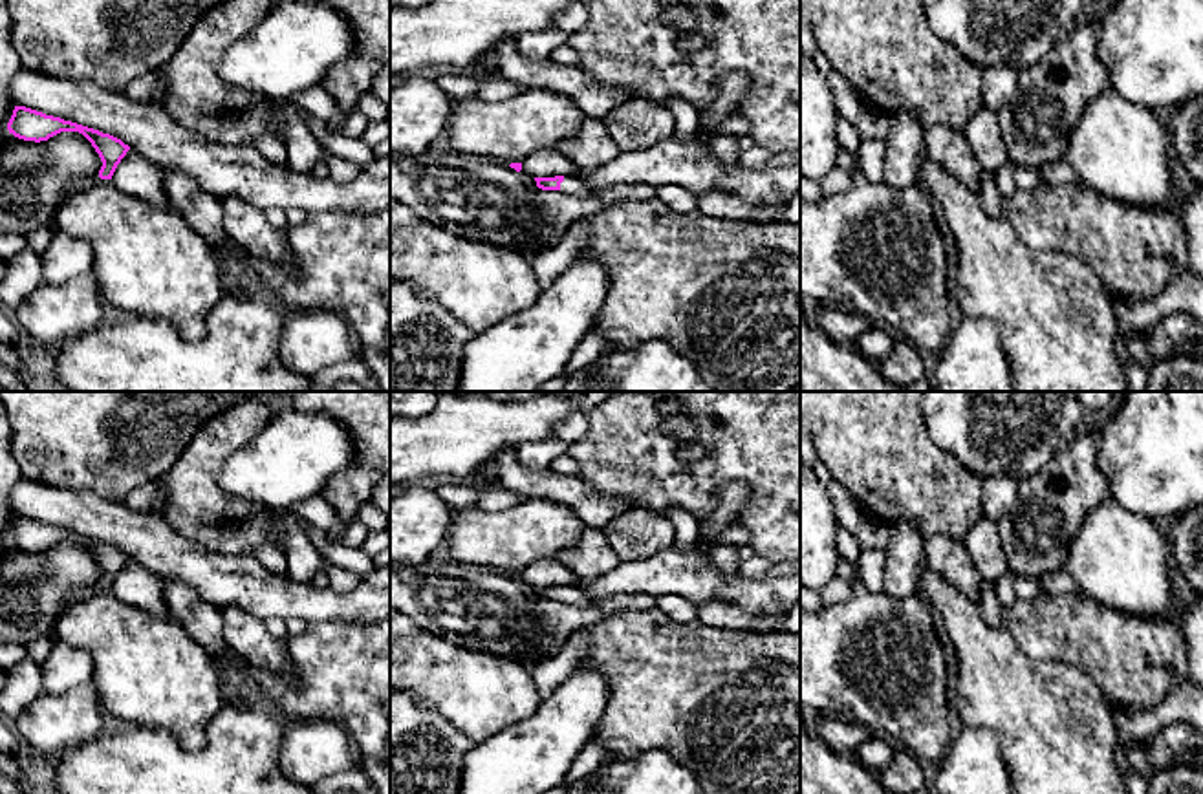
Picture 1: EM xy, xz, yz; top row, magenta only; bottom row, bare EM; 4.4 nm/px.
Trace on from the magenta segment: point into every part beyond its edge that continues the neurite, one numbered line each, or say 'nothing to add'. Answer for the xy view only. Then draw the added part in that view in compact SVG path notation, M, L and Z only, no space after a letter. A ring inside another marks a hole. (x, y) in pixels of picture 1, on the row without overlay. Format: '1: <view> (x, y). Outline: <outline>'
nothing to add

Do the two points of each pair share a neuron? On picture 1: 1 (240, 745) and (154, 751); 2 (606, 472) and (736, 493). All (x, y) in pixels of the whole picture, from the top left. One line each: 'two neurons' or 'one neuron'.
1: one neuron
2: two neurons

